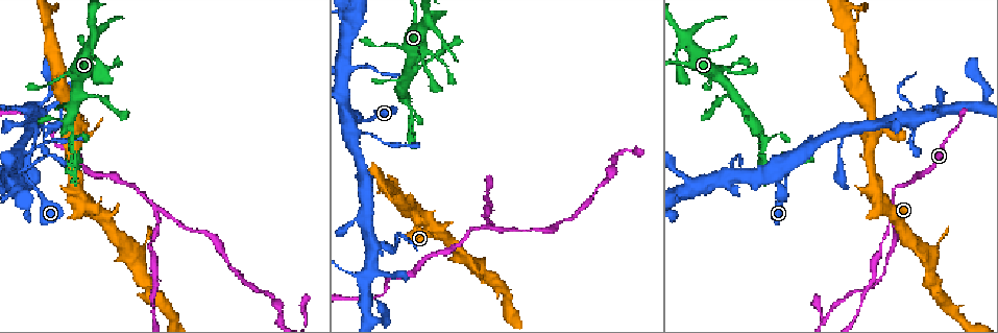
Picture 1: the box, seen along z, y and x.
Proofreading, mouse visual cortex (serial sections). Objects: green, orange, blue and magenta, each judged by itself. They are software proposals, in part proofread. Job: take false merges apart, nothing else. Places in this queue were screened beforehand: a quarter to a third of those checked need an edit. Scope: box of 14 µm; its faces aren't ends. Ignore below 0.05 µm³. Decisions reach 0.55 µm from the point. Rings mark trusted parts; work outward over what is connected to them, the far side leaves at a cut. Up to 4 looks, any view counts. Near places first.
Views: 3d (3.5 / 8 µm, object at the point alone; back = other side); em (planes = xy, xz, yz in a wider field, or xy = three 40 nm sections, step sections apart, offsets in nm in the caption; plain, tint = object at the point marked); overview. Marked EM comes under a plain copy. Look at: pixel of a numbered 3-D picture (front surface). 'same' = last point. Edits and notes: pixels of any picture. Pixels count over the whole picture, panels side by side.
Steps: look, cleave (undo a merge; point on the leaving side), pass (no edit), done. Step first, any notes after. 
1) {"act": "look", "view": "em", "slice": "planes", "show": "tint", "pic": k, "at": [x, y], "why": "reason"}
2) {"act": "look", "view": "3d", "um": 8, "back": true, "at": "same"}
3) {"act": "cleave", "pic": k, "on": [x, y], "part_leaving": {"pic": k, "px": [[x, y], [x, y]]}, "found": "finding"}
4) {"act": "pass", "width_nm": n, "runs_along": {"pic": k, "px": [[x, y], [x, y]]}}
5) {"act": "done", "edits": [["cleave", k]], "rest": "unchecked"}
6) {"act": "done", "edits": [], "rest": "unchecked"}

{"act": "look", "view": "3d", "um": 8, "pic": 1, "at": [404, 85], "why": "arms part here"}

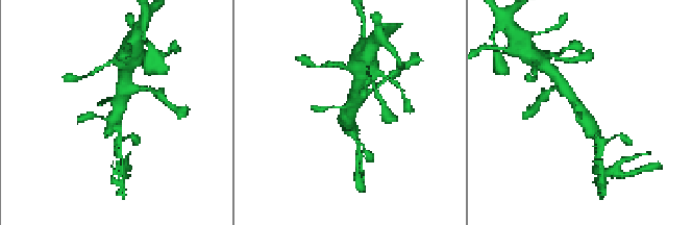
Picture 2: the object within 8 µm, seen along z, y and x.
{"act": "look", "view": "em", "slice": "xy", "step": 5, "show": "tint", "pic": 2, "at": [584, 119]}

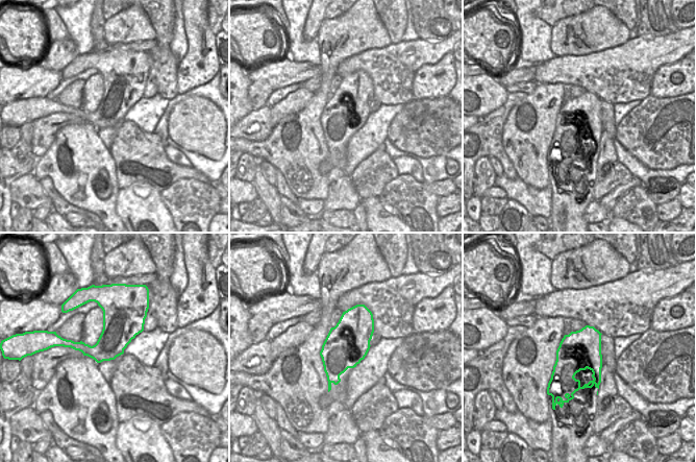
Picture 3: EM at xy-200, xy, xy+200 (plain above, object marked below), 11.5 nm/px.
{"act": "pass", "runs_along": {"pic": 2, "px": [[569, 95], [593, 124], [601, 143]]}, "found": "one cell here"}

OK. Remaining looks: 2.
{"act": "look", "view": "3d", "um": 8, "pic": 1, "at": [765, 162], "why": "arms part here"}

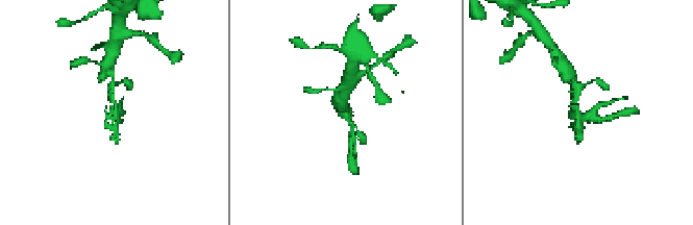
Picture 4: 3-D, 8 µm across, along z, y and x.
{"act": "look", "view": "3d", "um": 3.5, "back": true, "pic": 4, "at": [117, 118], "why": "zoom in"}

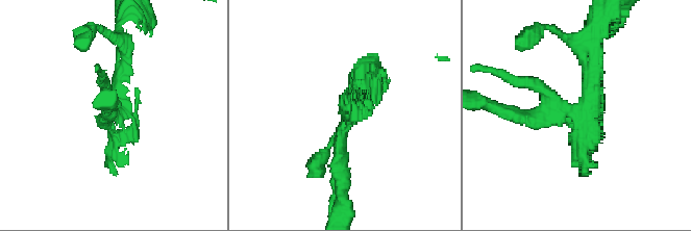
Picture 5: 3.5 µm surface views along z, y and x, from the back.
{"act": "pass", "runs_along": {"pic": 5, "px": [[585, 45], [580, 111], [510, 114]]}, "found": "one cell here"}

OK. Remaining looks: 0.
{"act": "done", "edits": [], "rest": "unchecked"}

